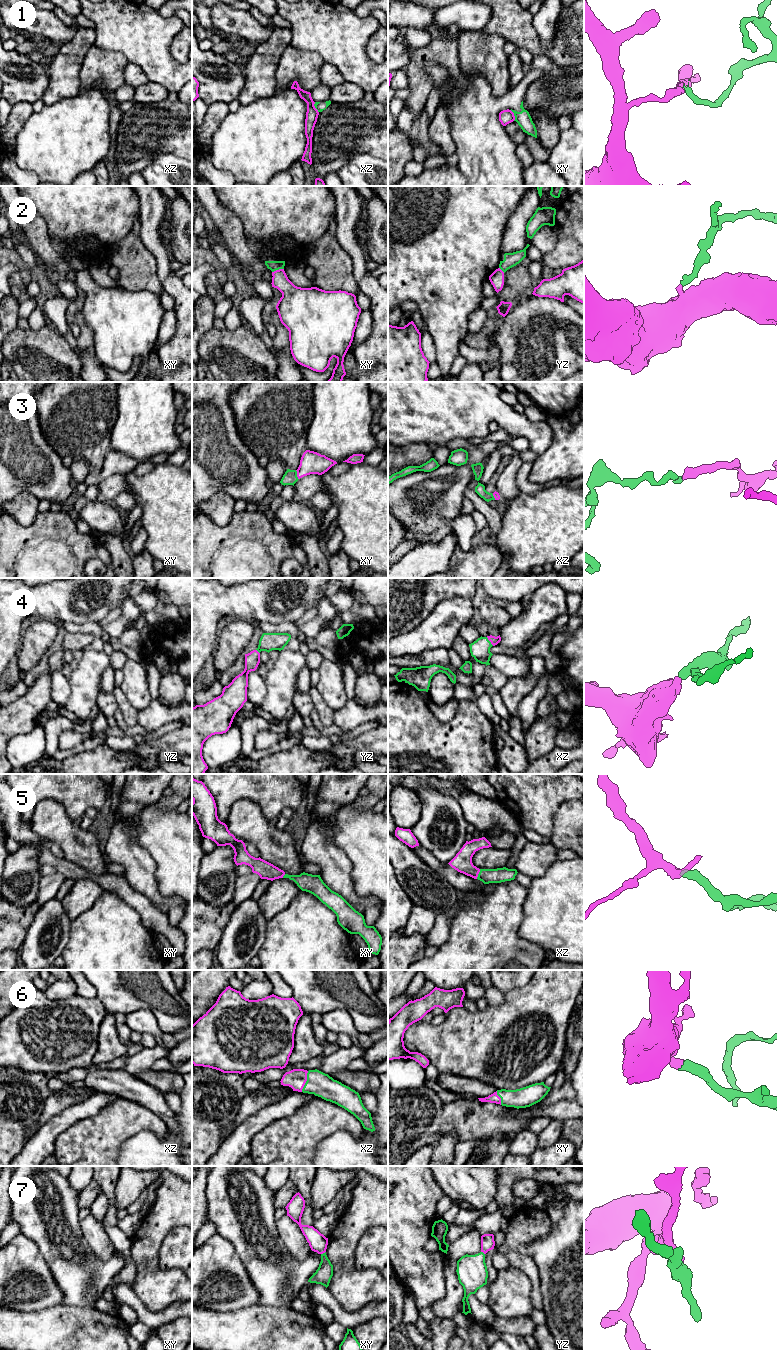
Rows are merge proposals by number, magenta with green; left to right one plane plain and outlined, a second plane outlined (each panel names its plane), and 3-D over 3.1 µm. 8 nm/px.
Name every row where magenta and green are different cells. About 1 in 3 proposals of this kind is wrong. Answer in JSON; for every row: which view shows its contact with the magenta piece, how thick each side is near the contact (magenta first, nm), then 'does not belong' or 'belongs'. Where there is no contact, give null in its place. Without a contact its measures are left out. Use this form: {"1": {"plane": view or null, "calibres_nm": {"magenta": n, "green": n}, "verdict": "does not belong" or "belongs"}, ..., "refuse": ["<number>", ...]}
{"1": {"plane": "xy", "calibres_nm": {"magenta": 110, "green": 120}, "verdict": "does not belong"}, "2": {"plane": "xy", "calibres_nm": {"magenta": 180, "green": 80}, "verdict": "does not belong"}, "3": {"plane": "xy", "calibres_nm": {"magenta": 180, "green": 110}, "verdict": "belongs"}, "4": {"plane": "xz", "calibres_nm": {"magenta": 70, "green": 160}, "verdict": "belongs"}, "5": {"plane": "xz", "calibres_nm": {"magenta": 160, "green": 120}, "verdict": "belongs"}, "6": {"plane": "xz", "calibres_nm": {"magenta": 160, "green": 190}, "verdict": "belongs"}, "7": {"plane": "xy", "calibres_nm": {"magenta": 150, "green": 140}, "verdict": "belongs"}, "refuse": ["1", "2"]}

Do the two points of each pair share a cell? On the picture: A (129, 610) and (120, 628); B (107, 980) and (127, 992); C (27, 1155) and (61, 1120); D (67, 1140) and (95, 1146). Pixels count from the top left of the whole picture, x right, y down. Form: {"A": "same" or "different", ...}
{"A": "same", "B": "same", "C": "same", "D": "same"}

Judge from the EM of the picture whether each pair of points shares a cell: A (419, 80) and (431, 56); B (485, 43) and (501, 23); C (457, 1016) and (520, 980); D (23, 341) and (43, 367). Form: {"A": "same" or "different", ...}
{"A": "same", "B": "different", "C": "different", "D": "same"}

